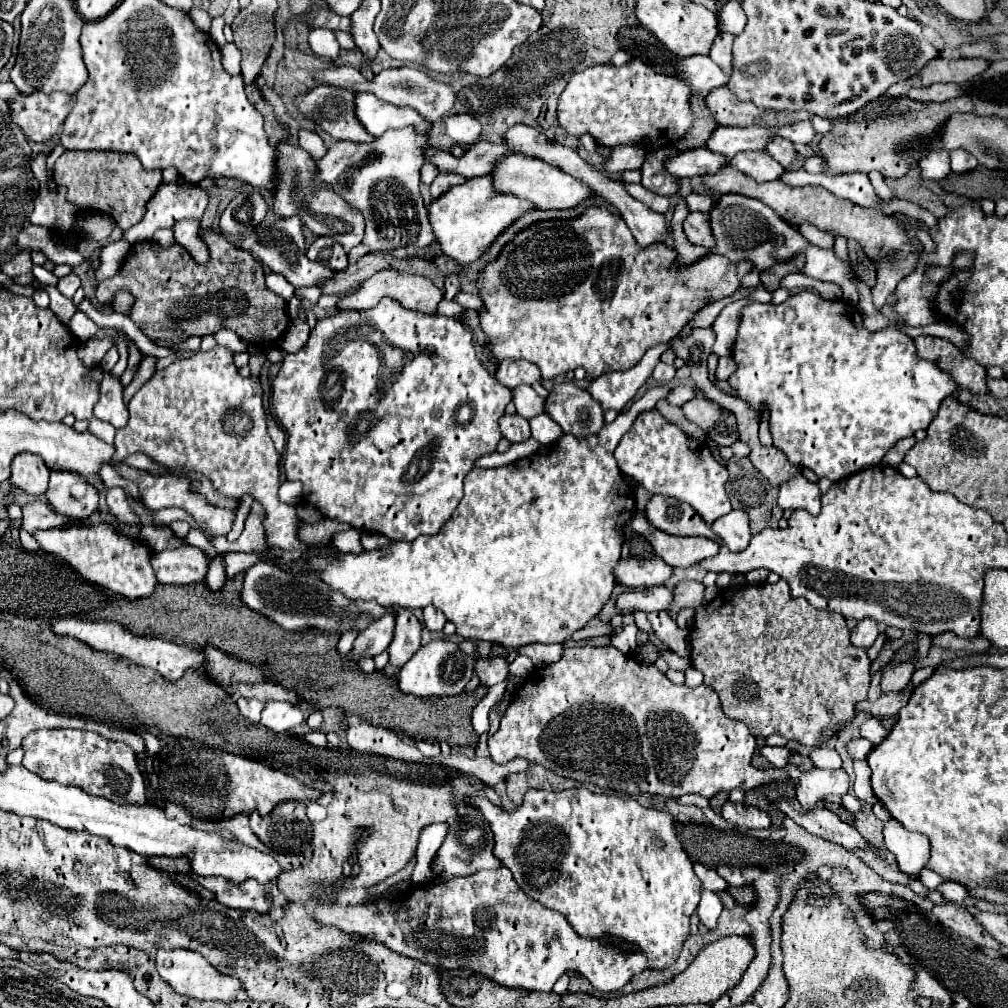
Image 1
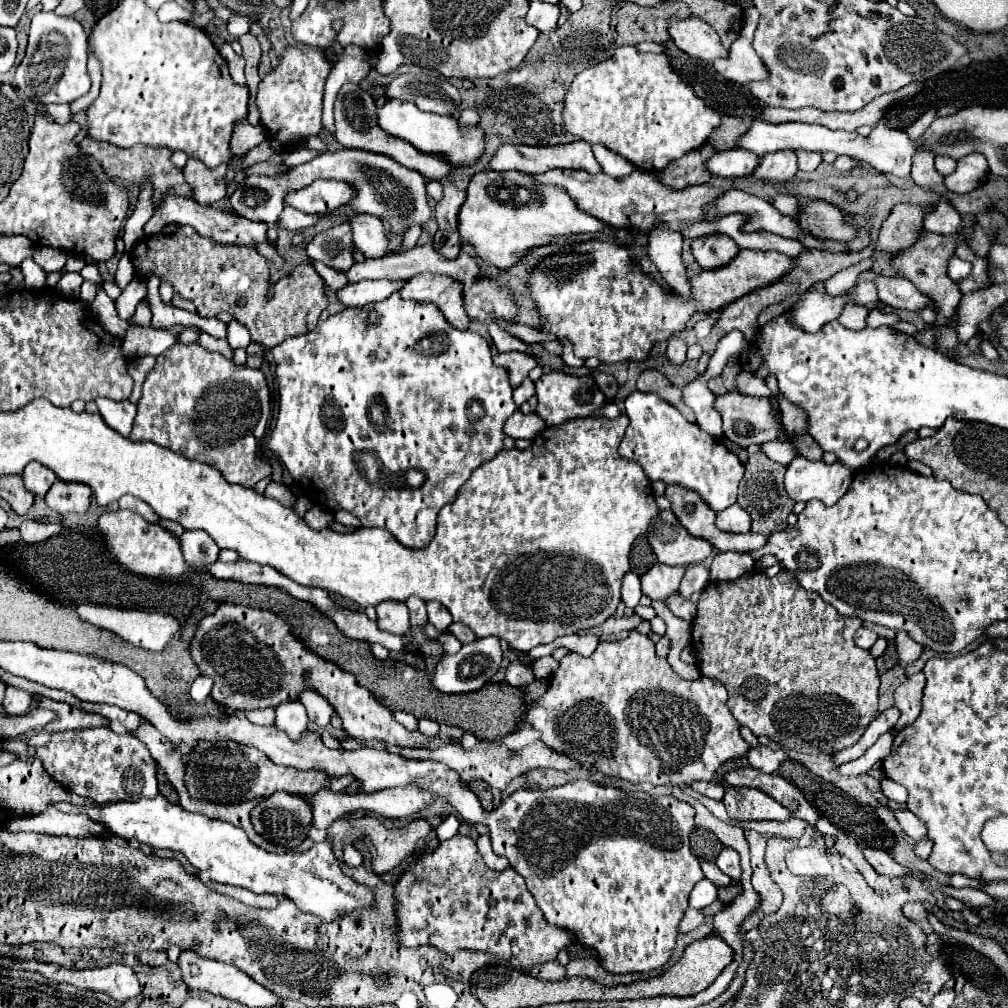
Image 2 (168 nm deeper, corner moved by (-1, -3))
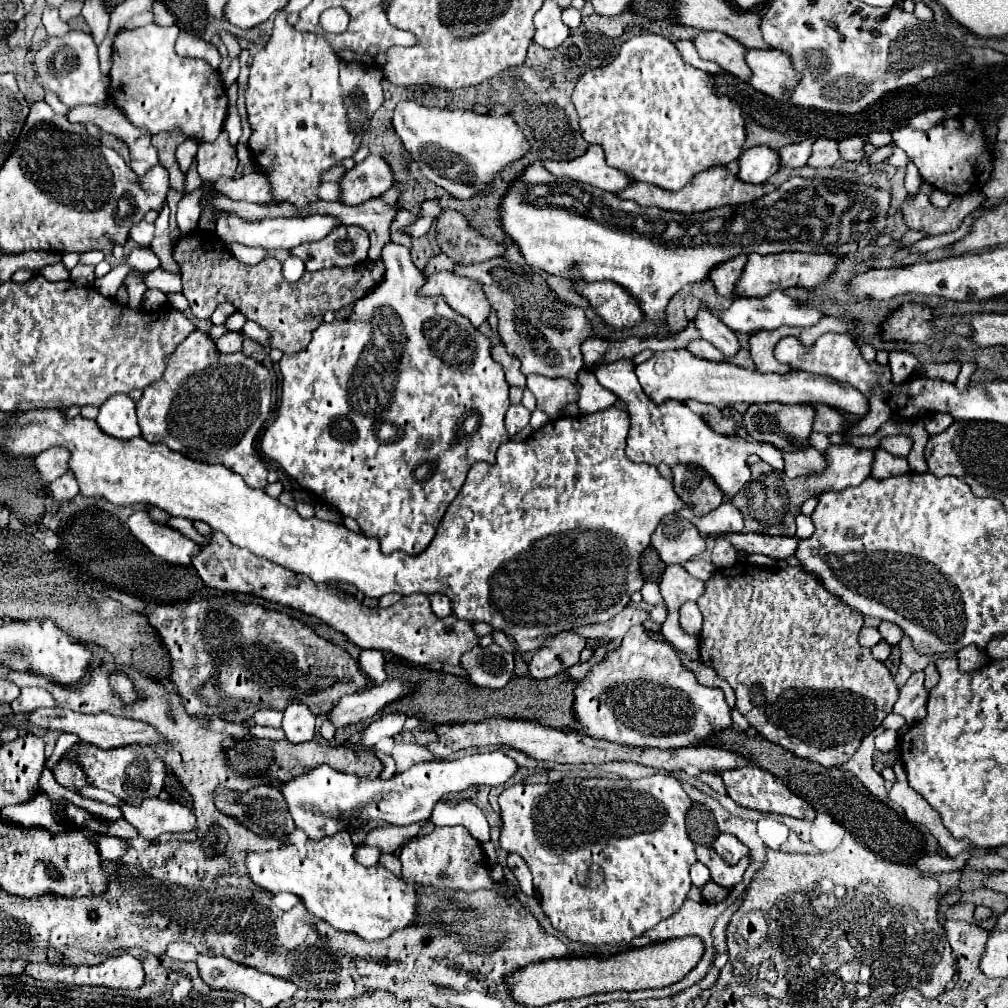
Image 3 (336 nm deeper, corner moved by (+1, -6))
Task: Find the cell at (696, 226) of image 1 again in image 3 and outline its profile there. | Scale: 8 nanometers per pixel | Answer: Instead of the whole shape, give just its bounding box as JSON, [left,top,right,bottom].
[710,254,746,300]

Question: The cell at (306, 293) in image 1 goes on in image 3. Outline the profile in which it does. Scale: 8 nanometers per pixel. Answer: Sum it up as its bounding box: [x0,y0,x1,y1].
[422,254,456,278]

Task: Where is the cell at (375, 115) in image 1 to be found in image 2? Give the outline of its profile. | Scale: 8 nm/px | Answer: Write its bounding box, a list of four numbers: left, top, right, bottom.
[378,99,486,169]

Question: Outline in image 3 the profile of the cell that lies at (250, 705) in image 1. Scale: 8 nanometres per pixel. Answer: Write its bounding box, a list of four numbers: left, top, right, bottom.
[254,710,282,728]

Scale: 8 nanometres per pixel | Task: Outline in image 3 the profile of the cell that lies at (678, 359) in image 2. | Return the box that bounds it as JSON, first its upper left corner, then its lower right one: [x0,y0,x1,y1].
[498,162,890,328]

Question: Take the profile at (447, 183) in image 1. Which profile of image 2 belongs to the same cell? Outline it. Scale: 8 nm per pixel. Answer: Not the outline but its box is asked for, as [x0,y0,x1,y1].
[434,185,466,257]

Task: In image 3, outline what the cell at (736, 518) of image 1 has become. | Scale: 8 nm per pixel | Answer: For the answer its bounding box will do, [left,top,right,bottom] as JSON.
[676,500,742,536]

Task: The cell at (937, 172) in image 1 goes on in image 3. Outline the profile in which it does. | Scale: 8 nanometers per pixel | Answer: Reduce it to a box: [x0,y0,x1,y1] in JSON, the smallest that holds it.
[892,116,992,194]

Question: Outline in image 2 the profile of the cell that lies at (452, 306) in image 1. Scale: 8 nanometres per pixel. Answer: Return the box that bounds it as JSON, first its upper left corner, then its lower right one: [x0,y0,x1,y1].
[485,322,539,364]

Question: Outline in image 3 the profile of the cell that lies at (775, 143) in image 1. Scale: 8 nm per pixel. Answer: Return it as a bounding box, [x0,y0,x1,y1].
[808,138,840,168]

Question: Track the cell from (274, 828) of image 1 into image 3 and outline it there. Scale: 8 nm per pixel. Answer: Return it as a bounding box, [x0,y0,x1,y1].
[214,784,296,840]

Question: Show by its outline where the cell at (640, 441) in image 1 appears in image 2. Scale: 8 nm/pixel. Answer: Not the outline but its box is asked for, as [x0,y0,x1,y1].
[618,389,744,511]

